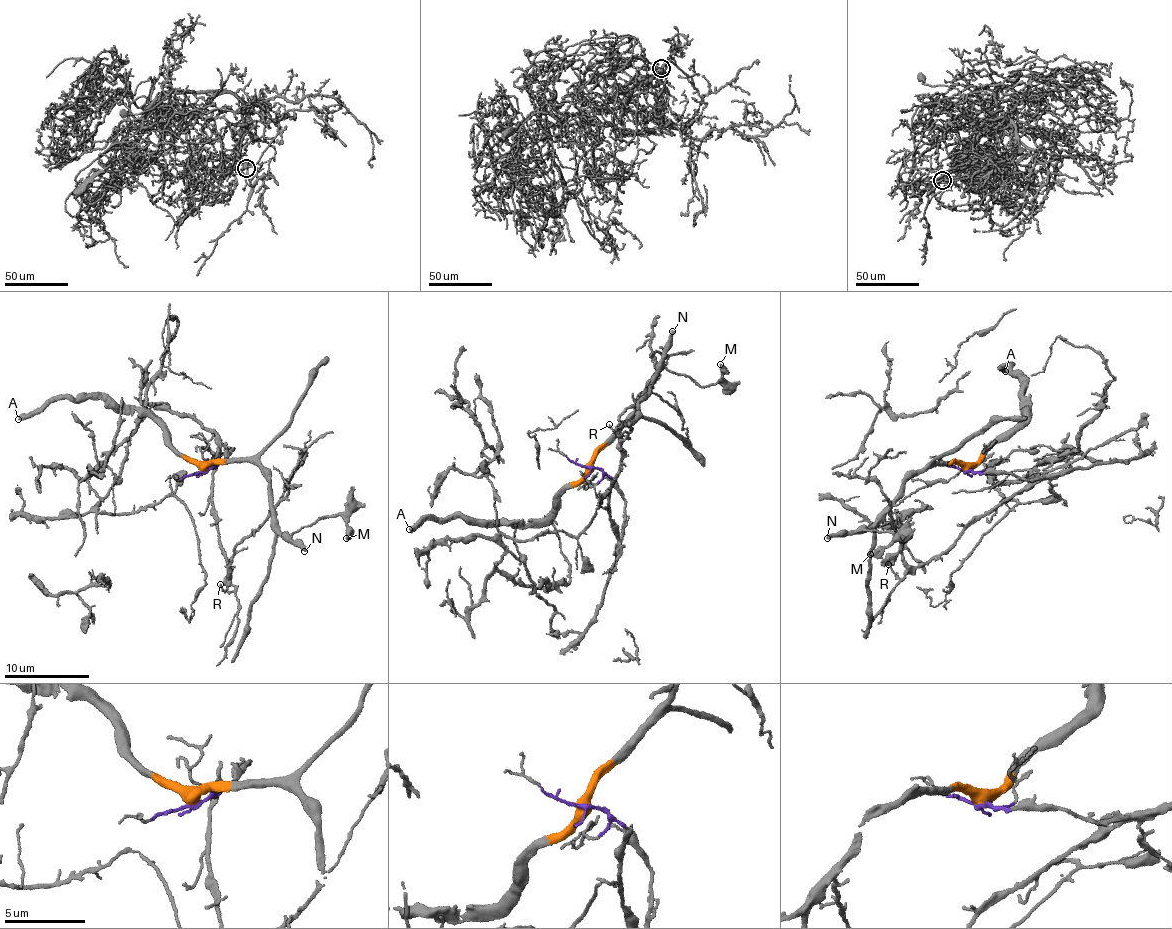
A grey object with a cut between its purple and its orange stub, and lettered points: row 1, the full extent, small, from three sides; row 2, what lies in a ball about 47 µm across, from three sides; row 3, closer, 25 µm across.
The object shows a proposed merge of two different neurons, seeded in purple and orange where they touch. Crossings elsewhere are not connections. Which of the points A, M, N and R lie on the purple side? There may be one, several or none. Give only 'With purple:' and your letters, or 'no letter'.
With purple: R

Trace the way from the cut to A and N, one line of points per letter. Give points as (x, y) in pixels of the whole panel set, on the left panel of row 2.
A: (203, 470), (188, 461), (151, 417), (142, 417), (135, 409), (112, 409), (101, 399), (56, 397), (18, 418)
N: (203, 470), (218, 462), (254, 463), (269, 482), (273, 523), (305, 550)

